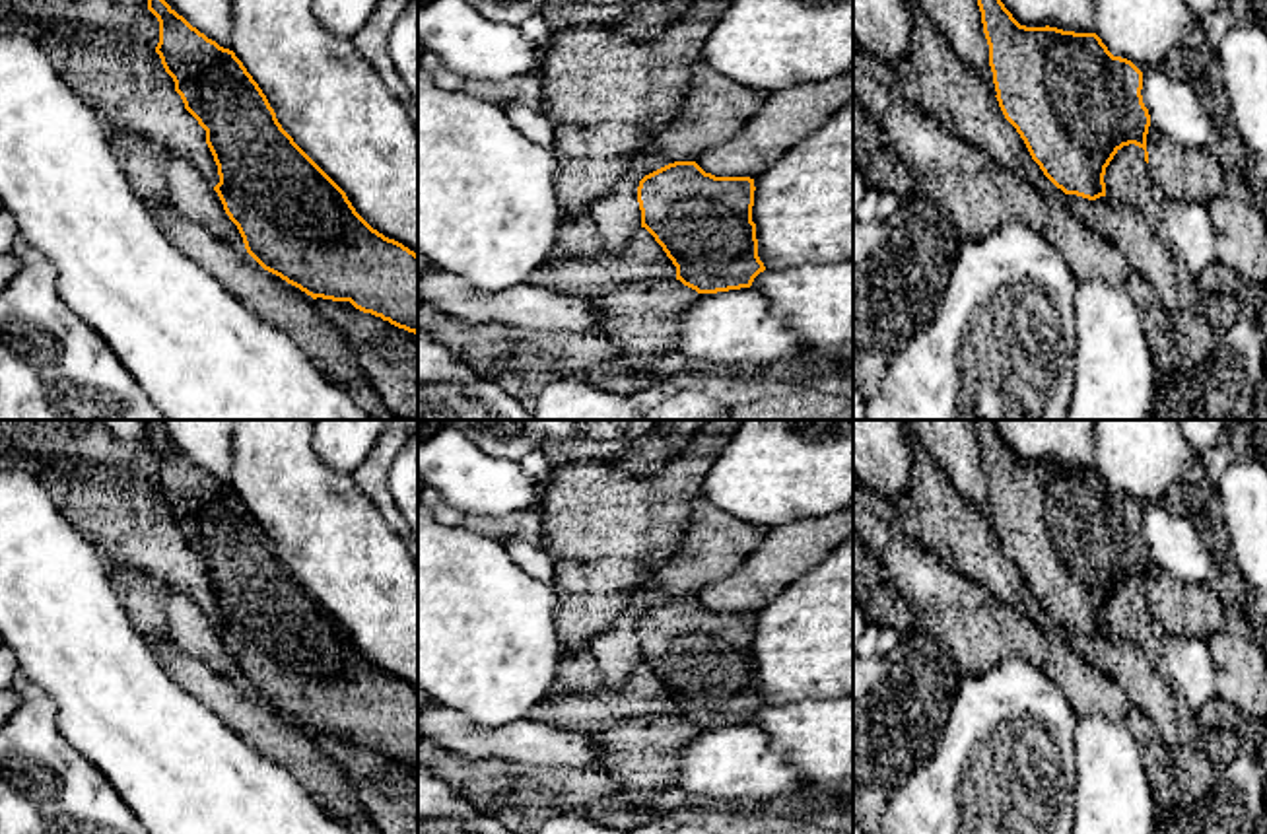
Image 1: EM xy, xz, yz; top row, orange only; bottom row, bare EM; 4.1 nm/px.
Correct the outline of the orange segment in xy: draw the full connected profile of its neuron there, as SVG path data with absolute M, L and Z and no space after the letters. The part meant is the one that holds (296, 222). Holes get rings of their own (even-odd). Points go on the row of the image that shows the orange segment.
M148 0L148 10L159 21L155 52L185 109L206 130L220 175L214 191L247 253L313 299L350 301L363 313L418 334L418 255L373 229L356 212L346 192L282 128L233 51L208 39L165 0Z

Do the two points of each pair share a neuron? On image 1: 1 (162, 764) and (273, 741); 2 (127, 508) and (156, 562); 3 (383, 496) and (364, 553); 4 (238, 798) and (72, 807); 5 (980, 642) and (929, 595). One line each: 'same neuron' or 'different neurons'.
1: different neurons
2: same neuron
3: different neurons
4: different neurons
5: same neuron

